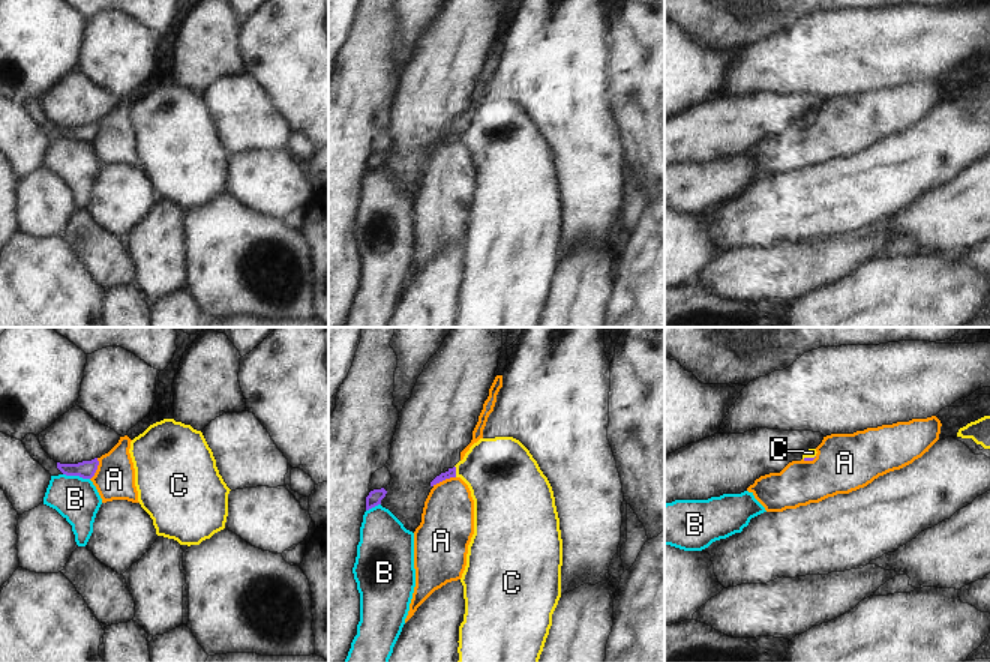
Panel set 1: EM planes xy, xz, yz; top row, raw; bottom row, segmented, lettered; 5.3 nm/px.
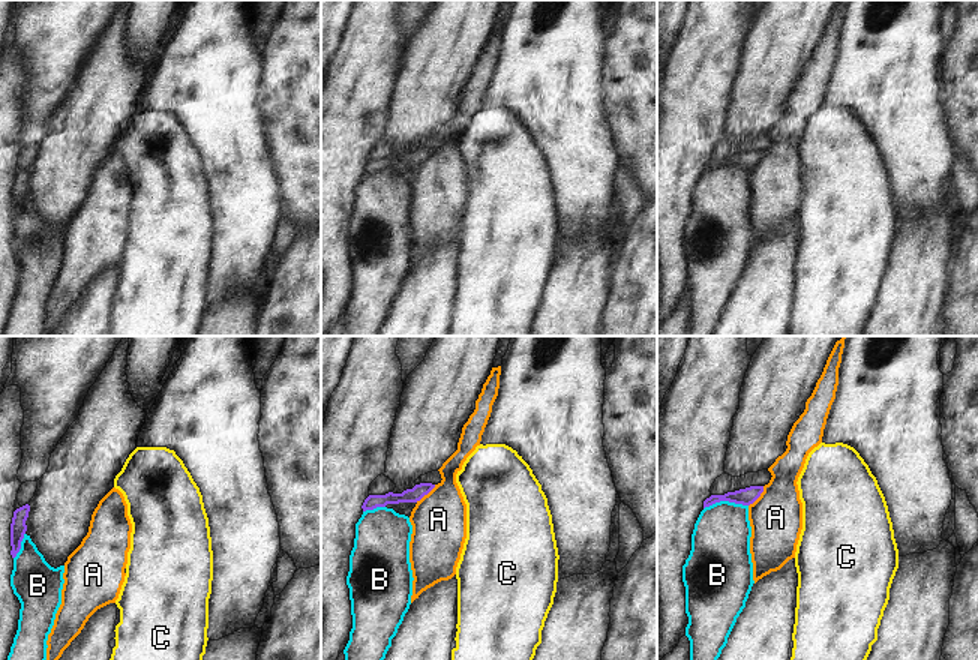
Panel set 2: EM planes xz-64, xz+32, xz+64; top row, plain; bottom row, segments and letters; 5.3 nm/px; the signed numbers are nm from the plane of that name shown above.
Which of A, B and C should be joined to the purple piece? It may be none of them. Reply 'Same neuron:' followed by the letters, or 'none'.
Same neuron: C

